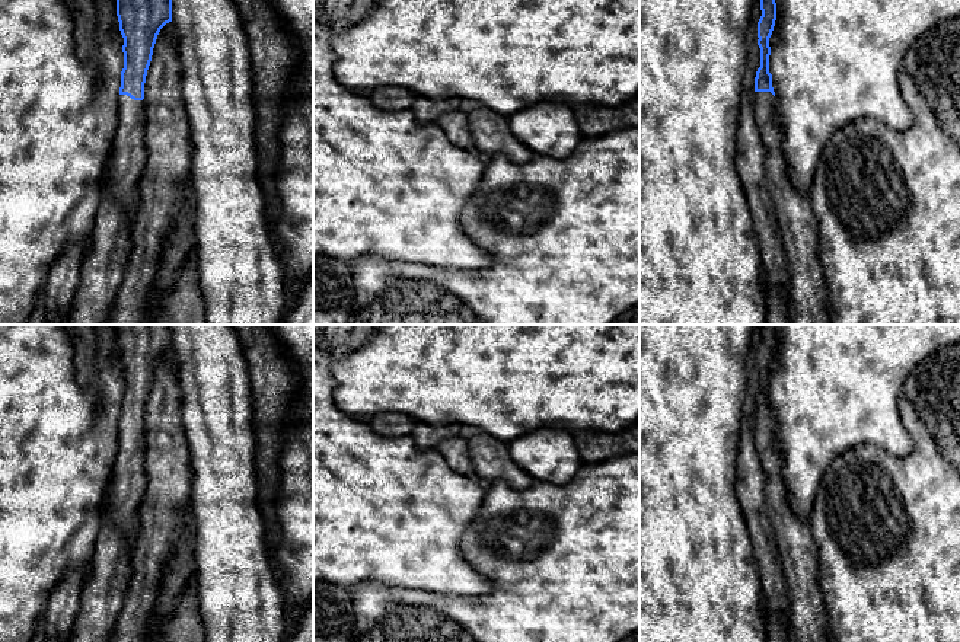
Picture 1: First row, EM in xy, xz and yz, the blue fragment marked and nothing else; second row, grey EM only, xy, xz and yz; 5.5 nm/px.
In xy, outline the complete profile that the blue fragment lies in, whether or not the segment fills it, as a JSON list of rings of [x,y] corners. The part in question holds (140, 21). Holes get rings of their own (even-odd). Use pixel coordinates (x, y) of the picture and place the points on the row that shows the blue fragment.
[[[117,0],[117,16],[124,38],[124,68],[121,71],[118,127],[109,160],[108,182],[112,195],[125,204],[133,215],[140,201],[138,183],[147,159],[144,146],[144,83],[157,35],[166,23],[172,22],[172,0]]]

